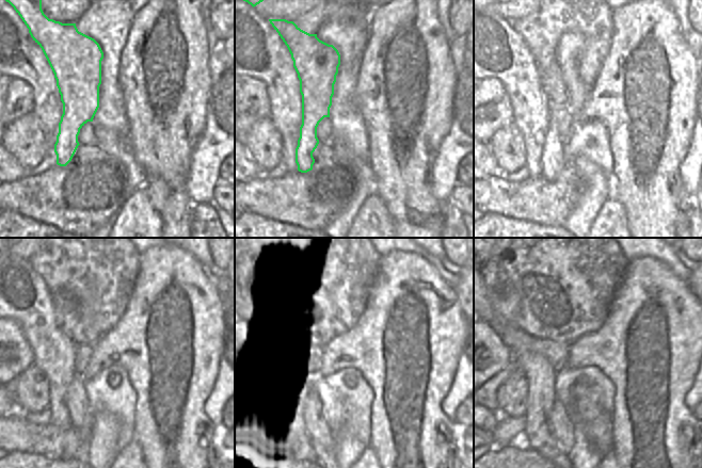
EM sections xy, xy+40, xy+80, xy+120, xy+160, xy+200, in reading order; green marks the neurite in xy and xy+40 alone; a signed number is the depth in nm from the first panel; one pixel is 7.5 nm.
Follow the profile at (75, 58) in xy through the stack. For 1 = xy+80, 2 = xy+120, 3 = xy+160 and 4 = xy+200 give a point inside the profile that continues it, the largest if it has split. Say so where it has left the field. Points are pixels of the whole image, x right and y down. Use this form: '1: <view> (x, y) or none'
1: xy+80 (552, 157)
2: xy+120 (80, 416)
3: xy+160 (319, 430)
4: xy+200 (562, 428)

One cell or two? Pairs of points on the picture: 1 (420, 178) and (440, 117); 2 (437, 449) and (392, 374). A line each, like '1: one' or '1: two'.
1: one
2: one

